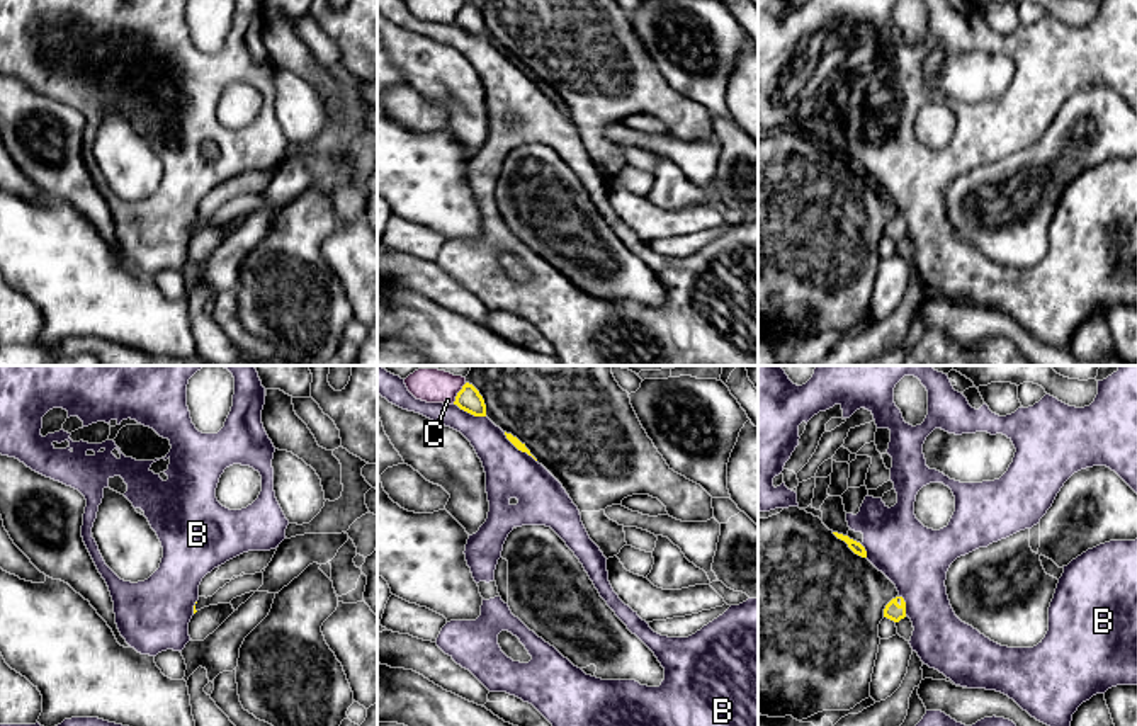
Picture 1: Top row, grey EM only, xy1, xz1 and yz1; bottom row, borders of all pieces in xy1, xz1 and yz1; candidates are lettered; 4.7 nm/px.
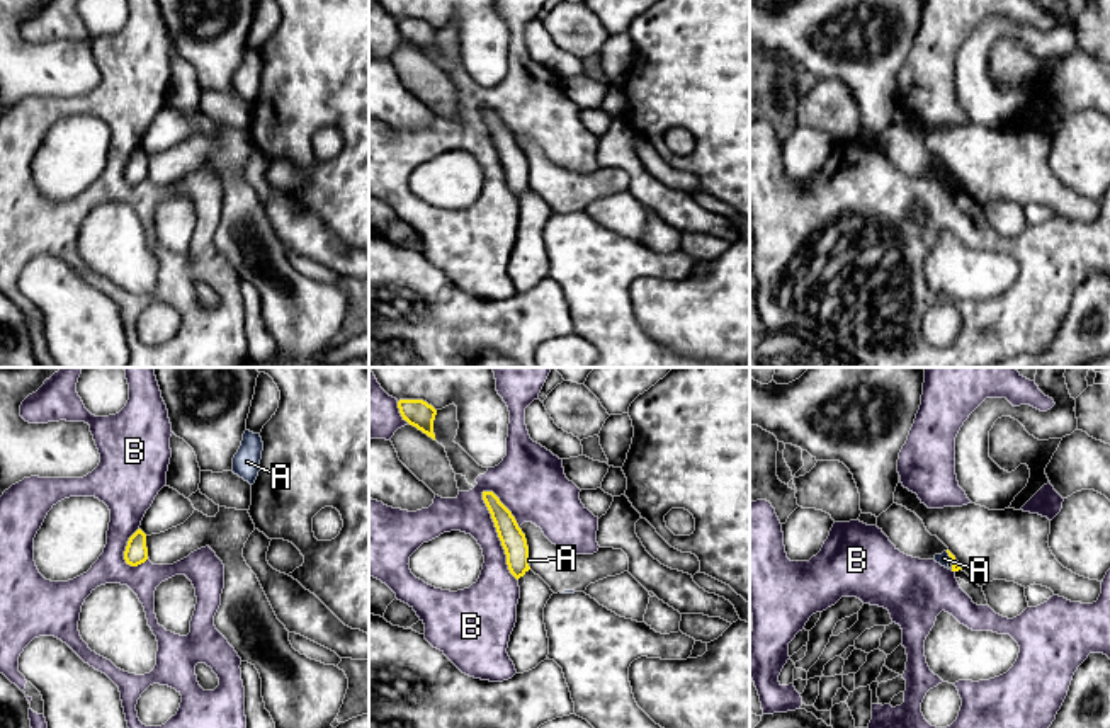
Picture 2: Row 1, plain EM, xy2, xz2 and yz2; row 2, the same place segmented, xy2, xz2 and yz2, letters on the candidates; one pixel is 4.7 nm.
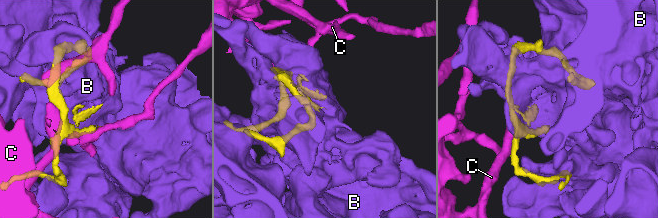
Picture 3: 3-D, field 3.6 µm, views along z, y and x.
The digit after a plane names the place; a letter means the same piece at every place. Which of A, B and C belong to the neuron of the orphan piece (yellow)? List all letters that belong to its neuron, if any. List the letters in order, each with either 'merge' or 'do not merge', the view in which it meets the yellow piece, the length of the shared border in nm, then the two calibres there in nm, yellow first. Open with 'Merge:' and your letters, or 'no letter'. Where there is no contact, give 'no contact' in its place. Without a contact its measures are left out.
Merge: no letter
A: do not merge; contact in yz2; length 60 nm; calibres 50 and 60 nm
B: do not merge; contact in xz2; length 460 nm; calibres 120 and 260 nm
C: do not merge; contact in xz1; length 120 nm; calibres 120 and 110 nm

